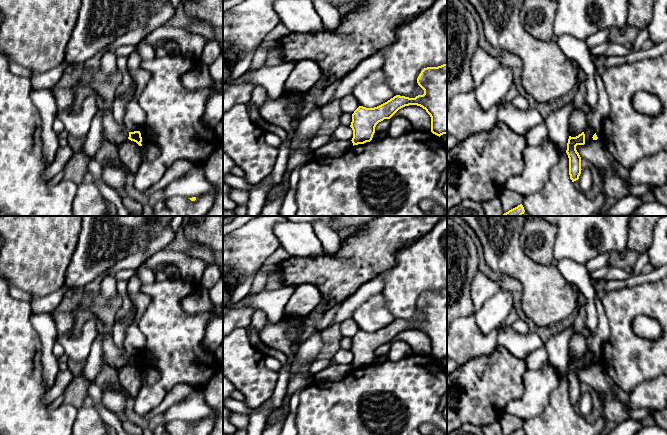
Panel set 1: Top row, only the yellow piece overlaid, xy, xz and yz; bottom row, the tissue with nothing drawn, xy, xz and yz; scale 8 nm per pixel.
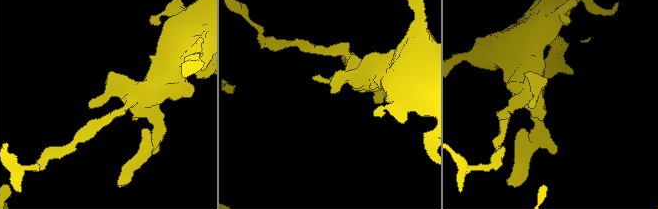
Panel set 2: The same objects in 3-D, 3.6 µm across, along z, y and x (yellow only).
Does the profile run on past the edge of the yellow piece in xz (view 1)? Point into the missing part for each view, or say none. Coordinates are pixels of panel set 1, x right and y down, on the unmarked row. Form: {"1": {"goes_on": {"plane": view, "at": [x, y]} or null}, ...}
{"1": {"goes_on": null}}

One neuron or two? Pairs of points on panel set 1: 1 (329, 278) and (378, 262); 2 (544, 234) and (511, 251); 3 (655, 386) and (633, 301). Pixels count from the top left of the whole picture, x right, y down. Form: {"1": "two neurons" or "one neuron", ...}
{"1": "one neuron", "2": "two neurons", "3": "two neurons"}

